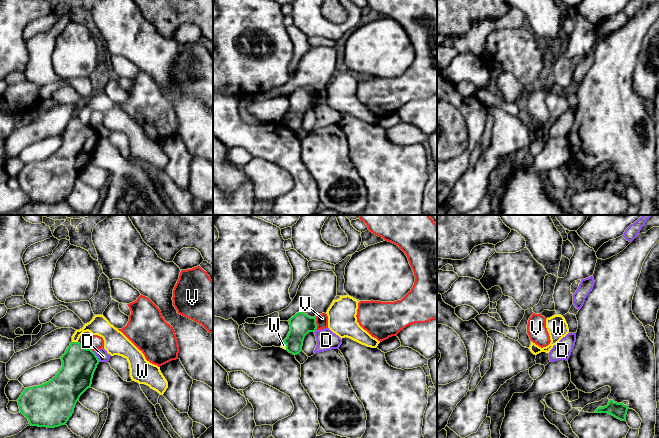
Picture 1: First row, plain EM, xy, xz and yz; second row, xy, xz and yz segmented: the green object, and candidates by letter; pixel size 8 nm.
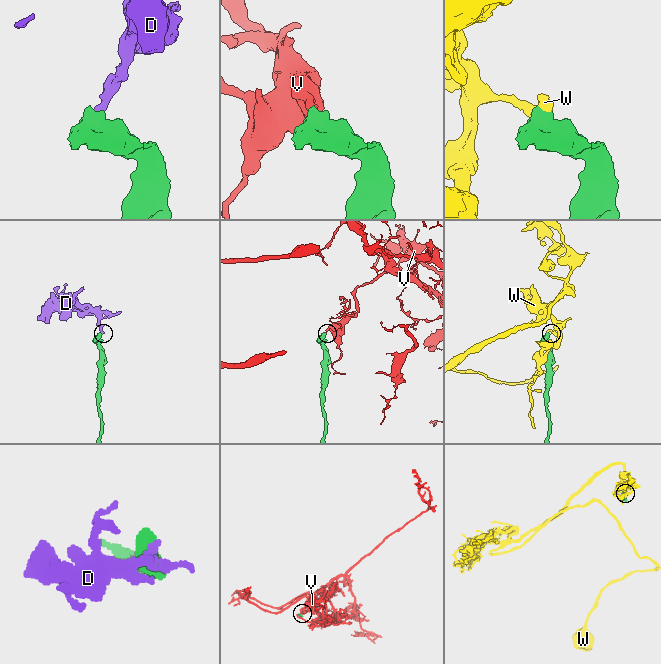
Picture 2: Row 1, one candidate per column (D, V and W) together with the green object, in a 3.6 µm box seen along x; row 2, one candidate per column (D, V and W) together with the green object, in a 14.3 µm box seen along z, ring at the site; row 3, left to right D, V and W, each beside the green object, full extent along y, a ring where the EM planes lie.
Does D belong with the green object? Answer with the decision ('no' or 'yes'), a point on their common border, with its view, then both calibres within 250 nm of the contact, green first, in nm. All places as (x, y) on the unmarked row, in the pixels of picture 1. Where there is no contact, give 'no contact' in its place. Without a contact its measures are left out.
no; contact xy (96, 132); calibres 280 and 90 nm

